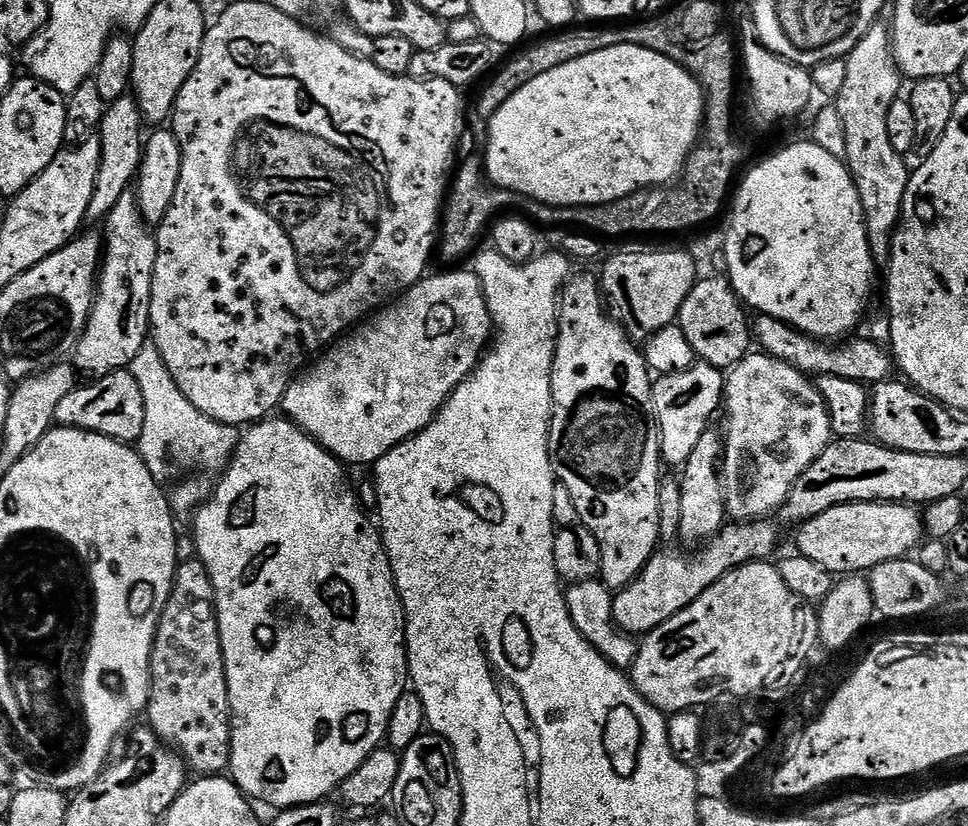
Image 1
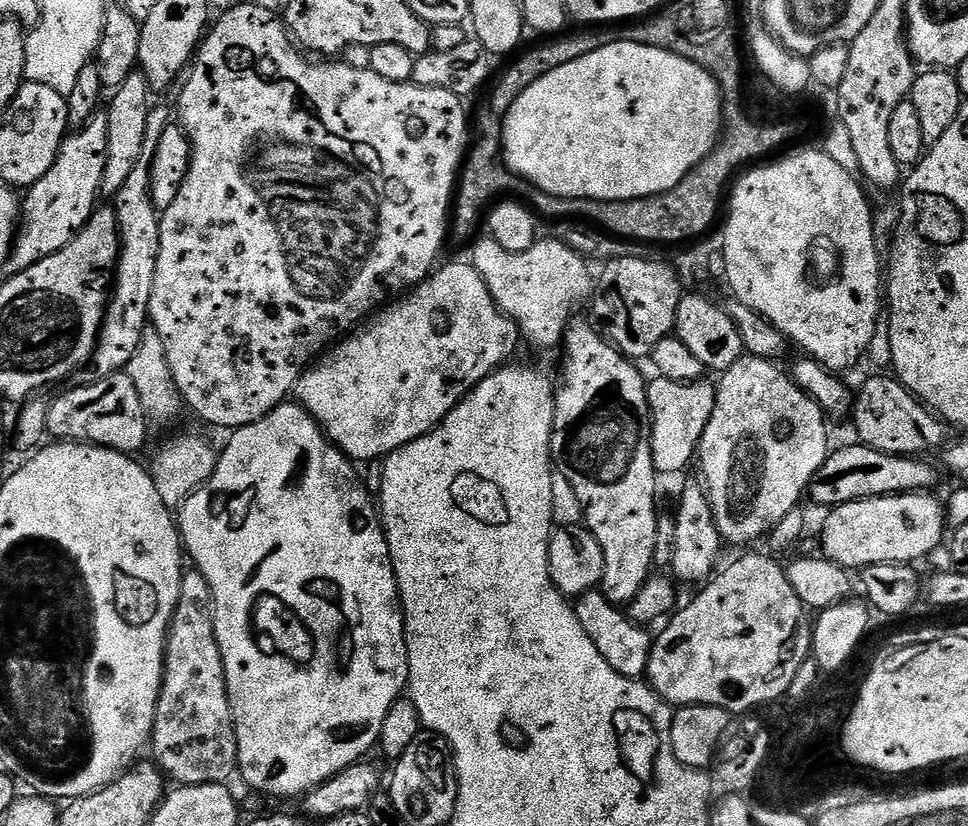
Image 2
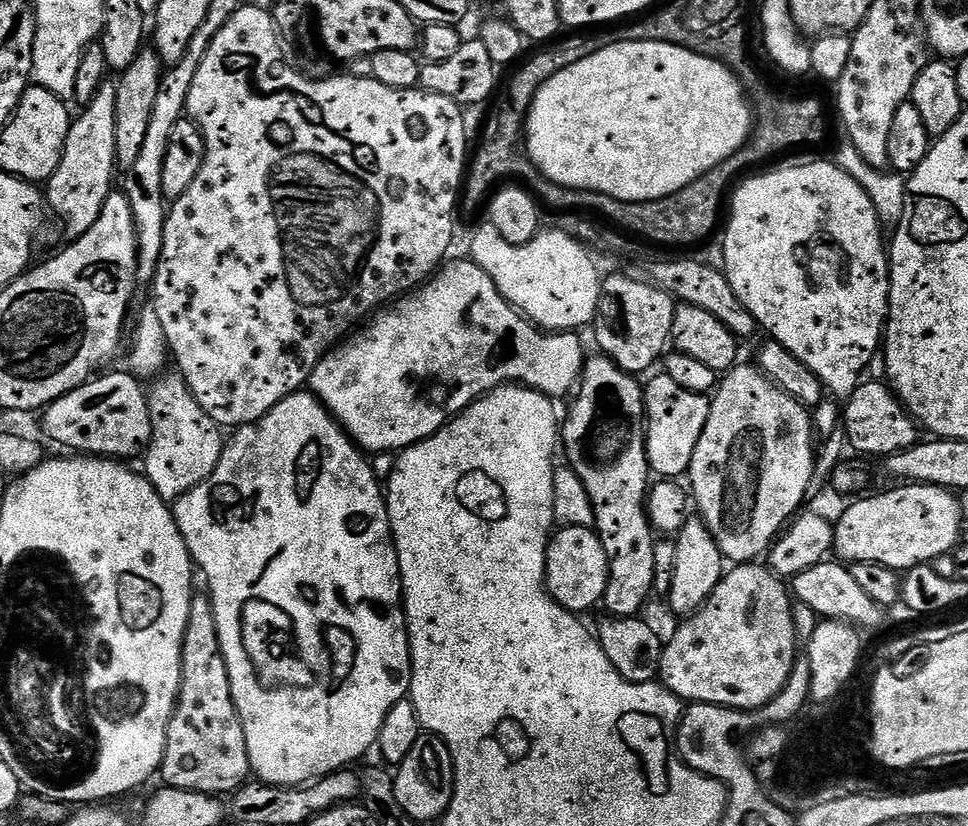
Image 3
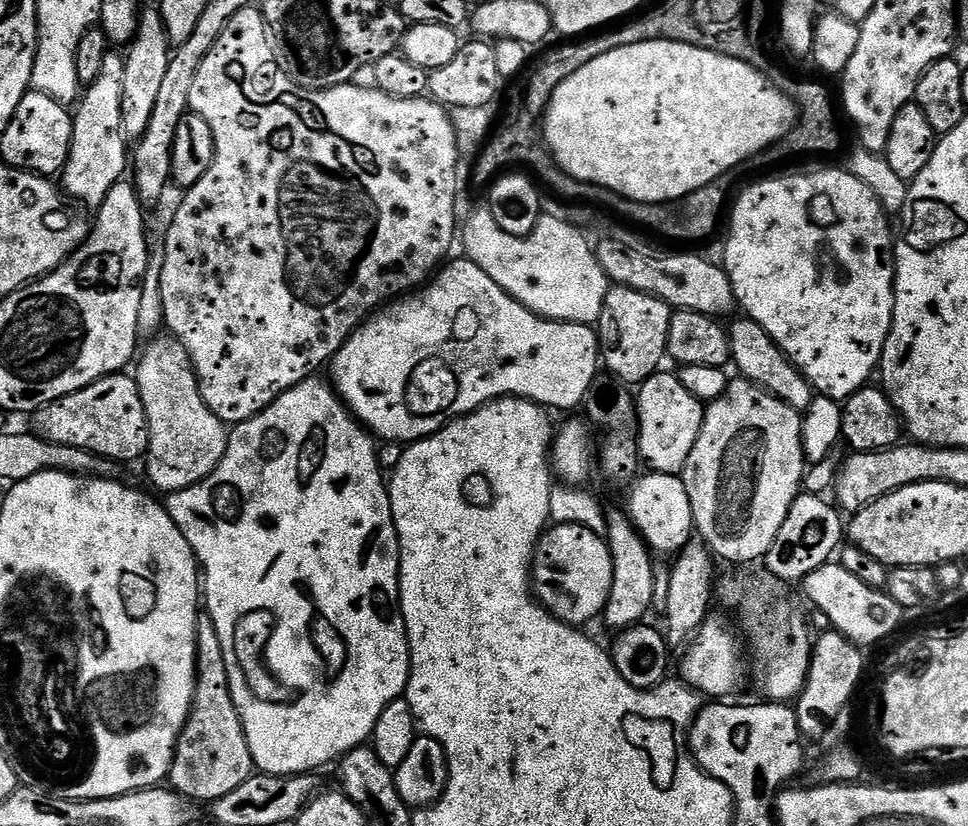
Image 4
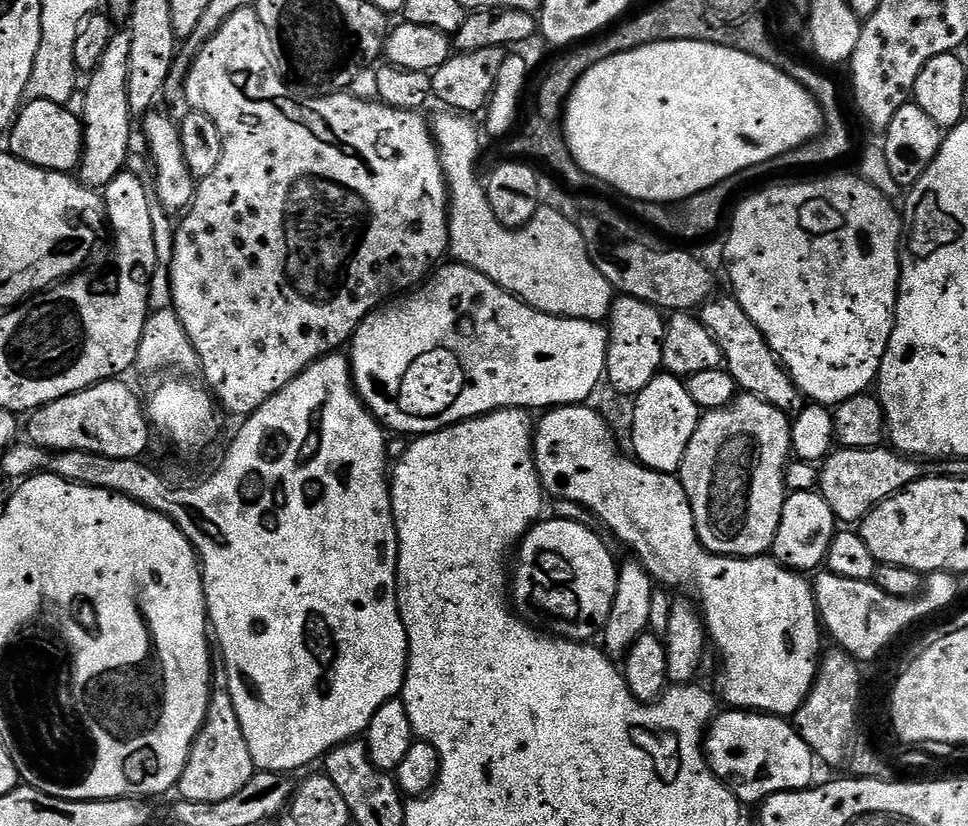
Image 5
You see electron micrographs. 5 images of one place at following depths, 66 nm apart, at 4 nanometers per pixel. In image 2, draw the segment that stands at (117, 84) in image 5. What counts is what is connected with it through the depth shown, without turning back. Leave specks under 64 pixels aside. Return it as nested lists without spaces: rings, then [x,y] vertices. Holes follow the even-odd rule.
[[[101,110],[90,118],[90,122],[86,122],[86,126],[65,135],[62,146],[54,158],[54,166],[50,166],[44,177],[23,193],[20,223],[16,230],[16,238],[12,242],[12,252],[8,255],[8,261],[2,266],[5,277],[17,276],[22,270],[42,262],[42,258],[62,250],[87,226],[92,213],[98,207],[96,199],[101,199],[102,196],[100,187],[102,174],[106,170],[107,122],[107,111]]]

